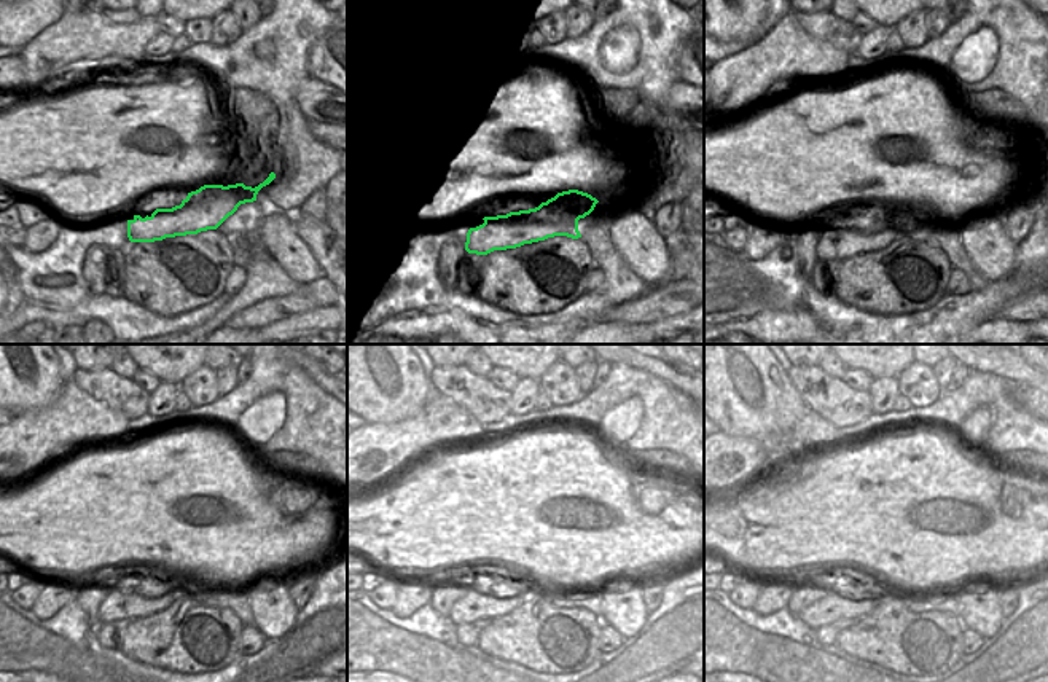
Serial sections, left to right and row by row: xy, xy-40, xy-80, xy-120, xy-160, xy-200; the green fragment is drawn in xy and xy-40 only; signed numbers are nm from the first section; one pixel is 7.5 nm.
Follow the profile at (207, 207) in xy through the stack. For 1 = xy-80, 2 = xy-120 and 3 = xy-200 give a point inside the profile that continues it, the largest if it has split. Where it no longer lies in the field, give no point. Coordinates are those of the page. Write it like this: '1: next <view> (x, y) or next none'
1: next xy-80 (838, 243)
2: next xy-120 (126, 601)
3: next xy-200 (836, 604)

